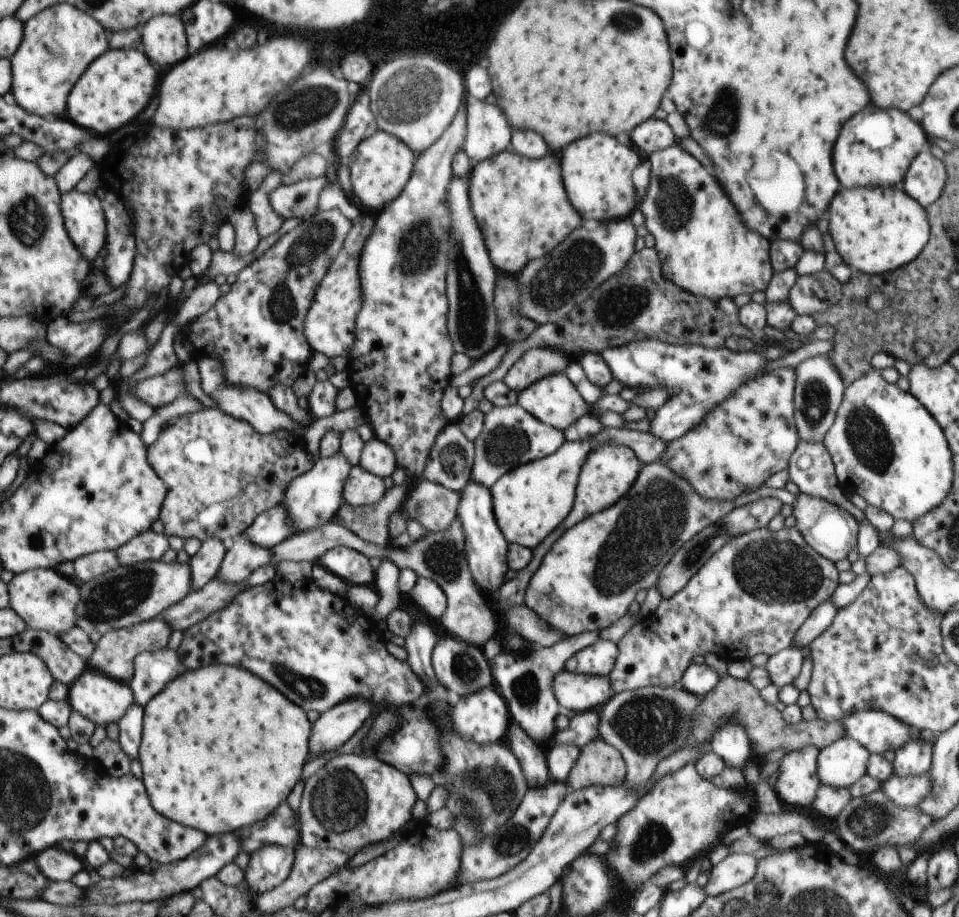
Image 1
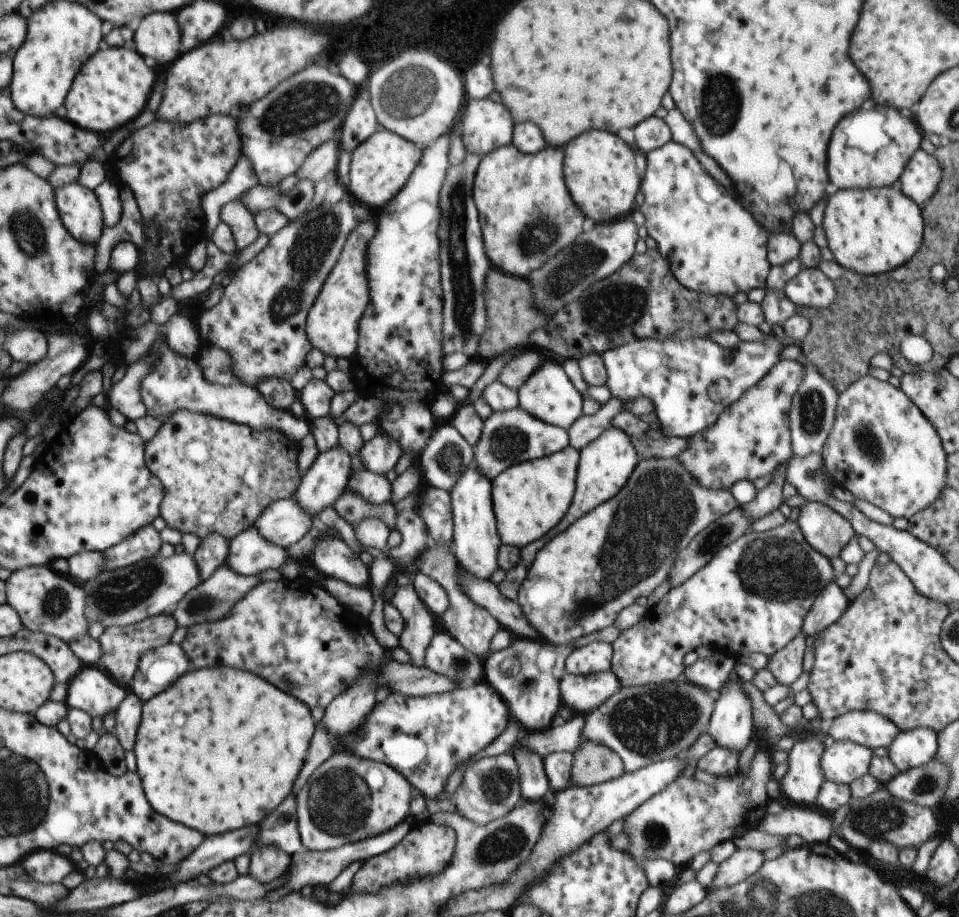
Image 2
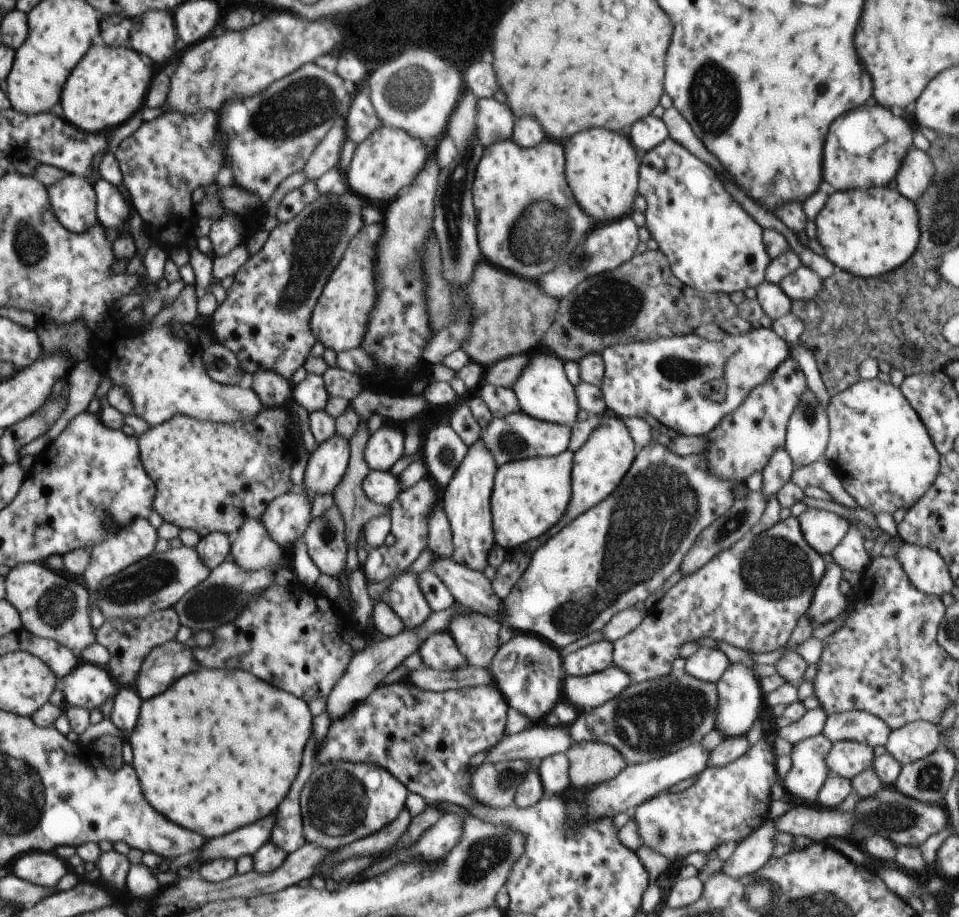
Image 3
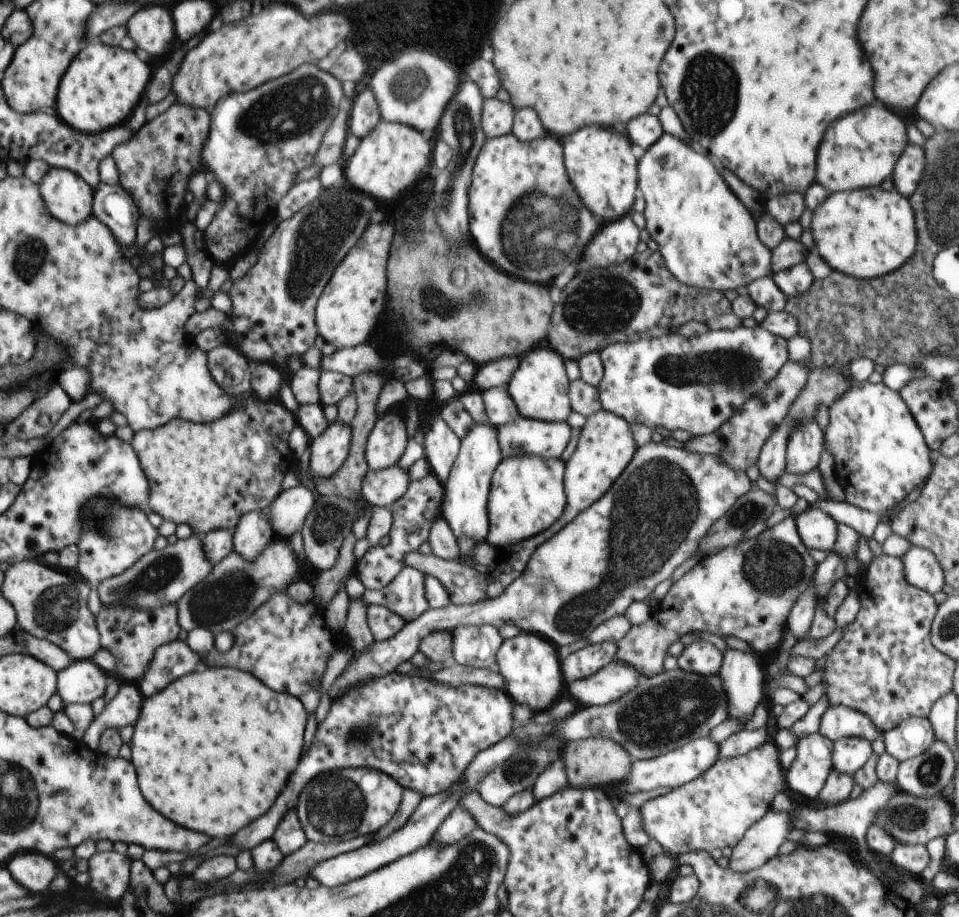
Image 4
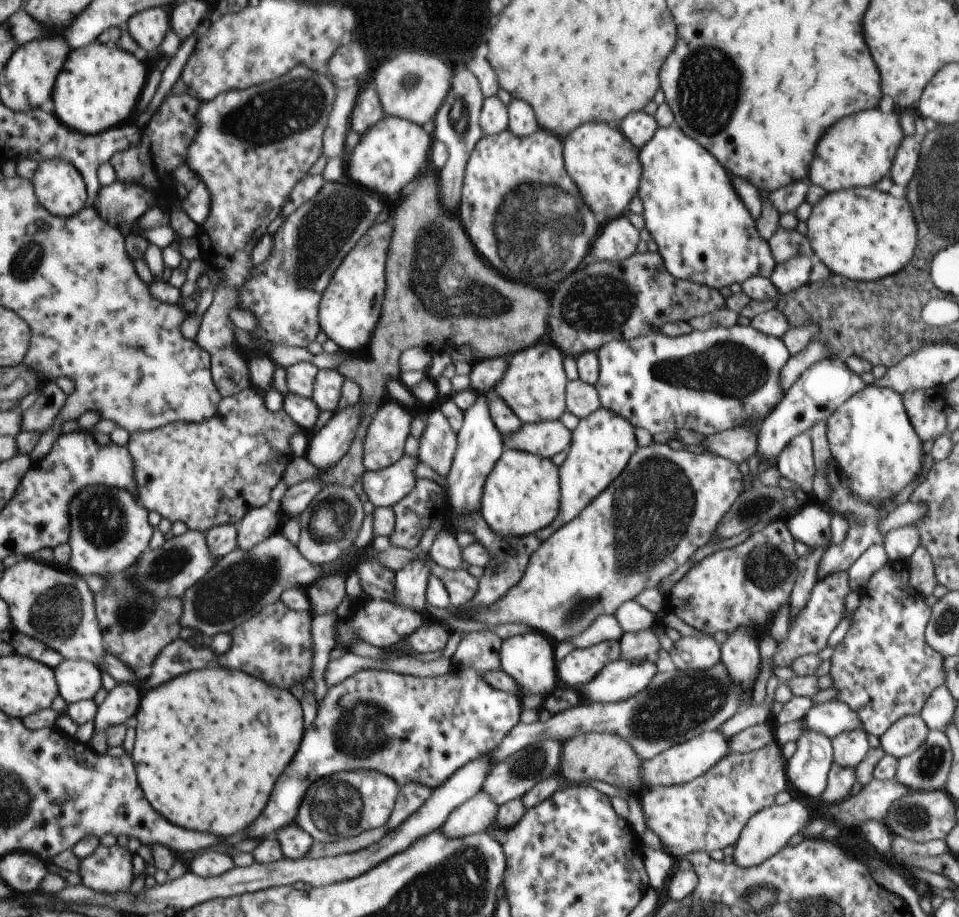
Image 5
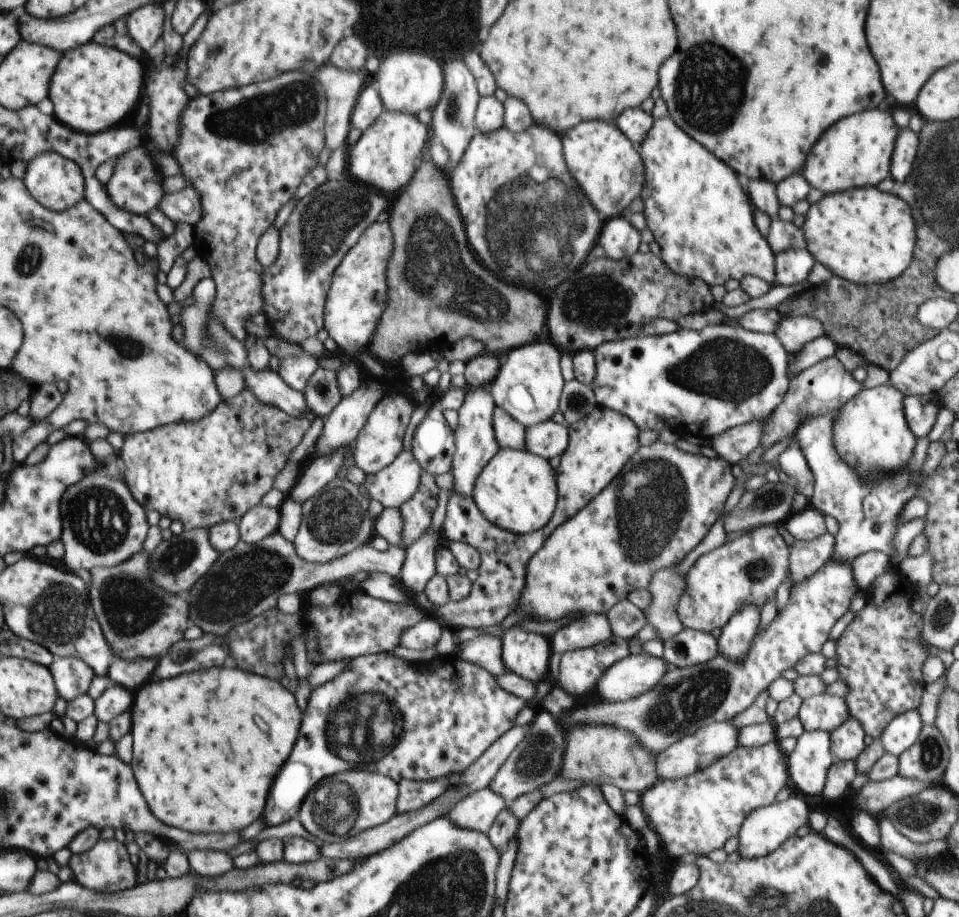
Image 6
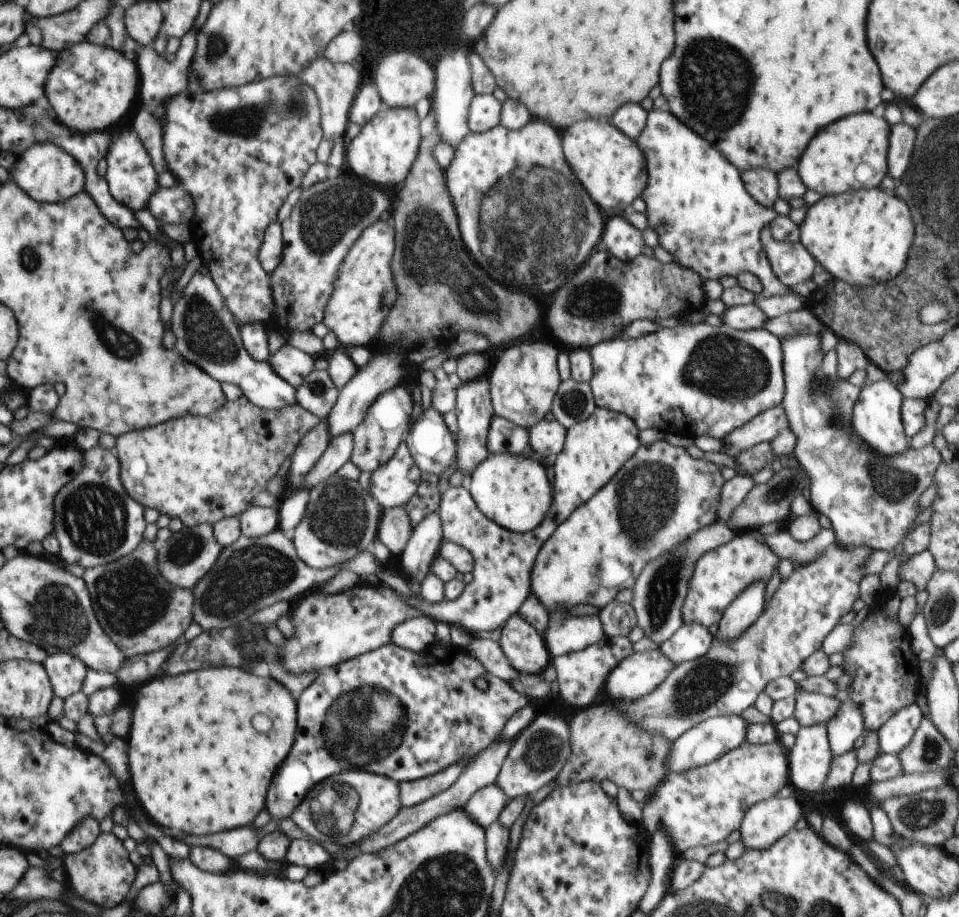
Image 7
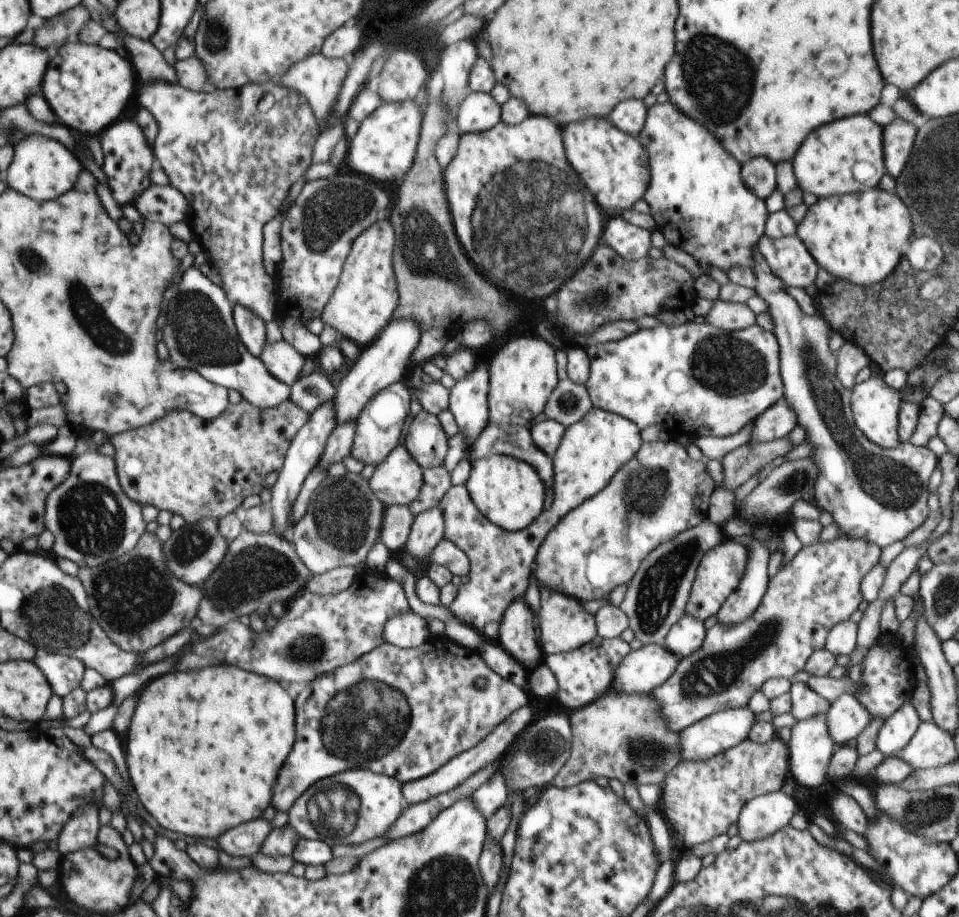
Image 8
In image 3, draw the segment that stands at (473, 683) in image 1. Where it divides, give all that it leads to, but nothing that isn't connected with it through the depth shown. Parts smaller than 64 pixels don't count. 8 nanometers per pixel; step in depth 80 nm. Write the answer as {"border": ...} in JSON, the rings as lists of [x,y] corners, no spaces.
{"border":[[[448,631],[432,634],[420,646],[419,654],[426,667],[433,670],[458,670],[468,665]]]}

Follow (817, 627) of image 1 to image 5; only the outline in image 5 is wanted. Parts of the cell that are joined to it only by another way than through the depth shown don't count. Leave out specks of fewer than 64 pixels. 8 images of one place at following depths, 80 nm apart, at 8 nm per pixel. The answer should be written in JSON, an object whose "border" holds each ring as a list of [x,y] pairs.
{"border":[[[831,456],[830,461],[827,463],[825,473],[830,487],[829,497],[820,502],[817,499],[813,500],[826,509],[830,508],[830,510],[836,512],[836,514],[840,512],[840,516],[846,514],[846,516],[848,516],[848,518],[846,518],[846,522],[848,522],[848,532],[846,532],[846,538],[844,538],[842,544],[831,544],[828,550],[824,552],[824,556],[822,556],[822,560],[820,560],[818,578],[826,578],[826,576],[830,576],[830,574],[834,574],[834,572],[838,571],[848,571],[848,568],[850,568],[872,544],[884,544],[886,534],[878,530],[878,522],[888,516],[888,514],[882,514],[882,512],[888,510],[890,504],[896,500],[896,497],[892,496],[892,498],[886,498],[886,500],[882,500],[882,502],[878,502],[878,504],[874,504],[874,502],[864,502],[860,496],[856,496],[856,494],[852,492],[852,486],[848,486],[848,476],[840,470],[840,466],[838,466],[838,462],[836,462],[834,456]]]}

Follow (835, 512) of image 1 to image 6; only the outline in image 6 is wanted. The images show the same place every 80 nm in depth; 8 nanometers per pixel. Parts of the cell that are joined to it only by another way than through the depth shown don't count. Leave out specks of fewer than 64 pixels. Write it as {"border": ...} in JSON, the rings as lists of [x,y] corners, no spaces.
{"border":[[[809,505],[804,510],[790,514],[783,524],[794,539],[800,541],[812,541],[827,533],[824,515]]]}

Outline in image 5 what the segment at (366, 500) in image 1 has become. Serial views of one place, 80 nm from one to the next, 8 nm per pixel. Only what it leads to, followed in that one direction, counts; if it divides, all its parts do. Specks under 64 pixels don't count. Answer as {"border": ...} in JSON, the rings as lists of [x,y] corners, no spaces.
{"border":[[[404,454],[398,462],[380,471],[366,471],[363,498],[374,507],[392,507],[406,498],[416,486],[418,460]]]}

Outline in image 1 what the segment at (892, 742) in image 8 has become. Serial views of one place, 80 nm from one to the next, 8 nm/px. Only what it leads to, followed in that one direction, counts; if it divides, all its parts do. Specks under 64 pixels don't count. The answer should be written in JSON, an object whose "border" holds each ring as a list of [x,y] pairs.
{"border":[[[918,733],[918,738],[910,738],[906,746],[894,752],[893,770],[894,775],[920,776],[931,770],[931,761],[934,748],[934,741],[930,736],[925,737],[924,733]]]}

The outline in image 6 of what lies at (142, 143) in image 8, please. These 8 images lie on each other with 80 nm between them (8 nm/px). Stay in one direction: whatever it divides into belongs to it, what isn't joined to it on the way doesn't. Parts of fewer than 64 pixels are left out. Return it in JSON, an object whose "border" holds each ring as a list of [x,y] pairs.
{"border":[[[144,145],[116,156],[114,173],[112,178],[108,180],[108,184],[105,185],[112,204],[120,206],[126,212],[141,216],[148,216],[152,211],[156,210],[158,202],[160,202],[160,198],[164,193],[161,188],[162,177],[159,177],[155,168],[153,159],[144,148]]]}

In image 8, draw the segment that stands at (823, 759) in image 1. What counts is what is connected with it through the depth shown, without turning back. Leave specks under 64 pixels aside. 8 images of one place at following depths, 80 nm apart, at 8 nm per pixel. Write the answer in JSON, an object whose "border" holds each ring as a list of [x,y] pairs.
{"border":[[[842,693],[825,714],[827,727],[836,747],[856,740],[872,720],[862,703],[850,693]]]}

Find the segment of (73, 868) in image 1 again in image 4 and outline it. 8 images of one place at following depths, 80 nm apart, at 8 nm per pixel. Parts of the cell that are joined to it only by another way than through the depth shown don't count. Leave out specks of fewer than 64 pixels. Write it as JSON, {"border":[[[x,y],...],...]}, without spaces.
{"border":[[[26,852],[25,854],[16,854],[11,862],[8,862],[8,870],[18,882],[32,890],[34,894],[40,894],[46,890],[49,893],[50,882],[58,874],[56,864],[47,856],[39,853]]]}

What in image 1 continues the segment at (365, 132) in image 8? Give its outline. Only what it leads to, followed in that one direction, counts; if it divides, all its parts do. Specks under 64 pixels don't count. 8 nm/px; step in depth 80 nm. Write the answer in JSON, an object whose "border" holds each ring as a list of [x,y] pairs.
{"border":[[[377,130],[363,140],[350,158],[352,192],[366,211],[374,214],[390,204],[404,190],[415,165],[416,154],[393,134]]]}

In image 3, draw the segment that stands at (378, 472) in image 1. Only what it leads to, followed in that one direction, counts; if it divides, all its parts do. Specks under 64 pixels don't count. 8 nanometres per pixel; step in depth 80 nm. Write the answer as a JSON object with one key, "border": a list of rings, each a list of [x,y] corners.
{"border":[[[386,420],[366,444],[364,459],[370,470],[390,471],[404,455],[402,425]]]}

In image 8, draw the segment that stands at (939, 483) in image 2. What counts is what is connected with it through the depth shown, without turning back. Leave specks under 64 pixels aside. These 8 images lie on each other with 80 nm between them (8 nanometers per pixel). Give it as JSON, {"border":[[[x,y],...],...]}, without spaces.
{"border":[[[884,373],[871,376],[868,380],[852,387],[851,409],[853,419],[859,430],[868,440],[883,449],[895,449],[902,441],[899,439],[899,406],[902,402],[902,392],[884,382]]]}

